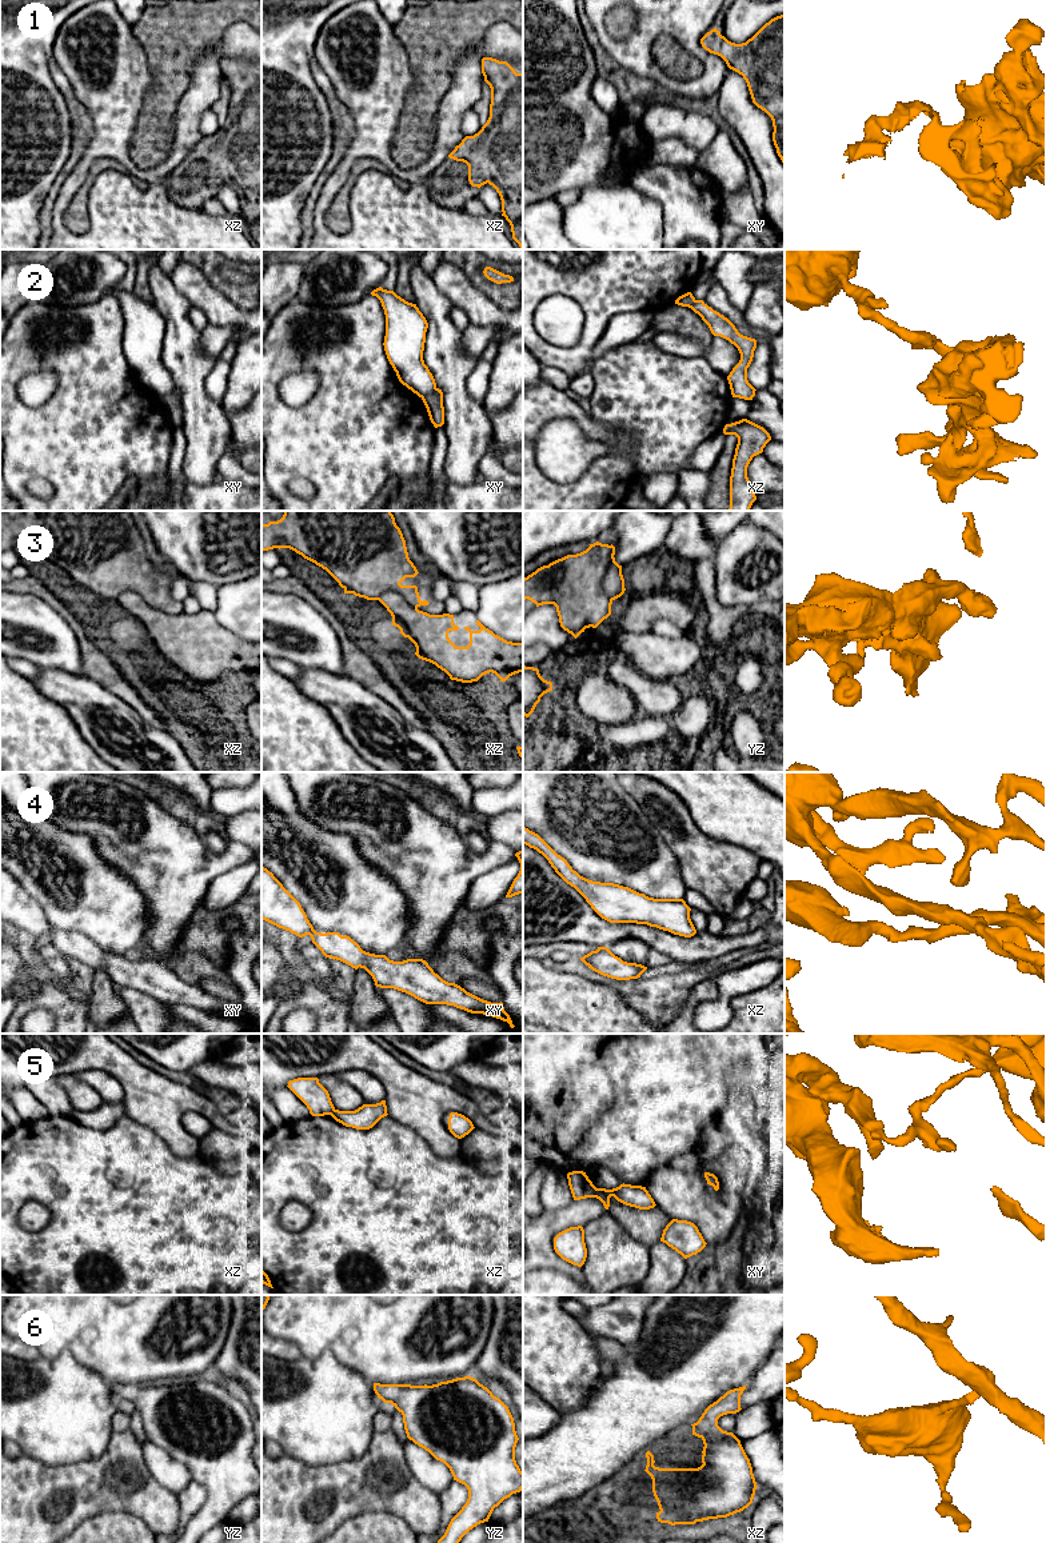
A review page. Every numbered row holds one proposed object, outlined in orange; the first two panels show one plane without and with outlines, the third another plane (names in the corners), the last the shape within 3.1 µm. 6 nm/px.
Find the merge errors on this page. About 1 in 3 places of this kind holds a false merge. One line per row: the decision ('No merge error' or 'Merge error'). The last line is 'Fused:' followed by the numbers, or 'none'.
1: No merge error
2: Merge error
3: No merge error
4: No merge error
5: Merge error
6: No merge error
Fused: 2, 5

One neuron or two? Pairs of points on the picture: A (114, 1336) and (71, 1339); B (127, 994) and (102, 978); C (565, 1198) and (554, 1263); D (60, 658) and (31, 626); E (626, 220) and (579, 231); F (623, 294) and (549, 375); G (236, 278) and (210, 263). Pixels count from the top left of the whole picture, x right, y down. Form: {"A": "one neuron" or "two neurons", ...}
{"A": "one neuron", "B": "two neurons", "C": "two neurons", "D": "one neuron", "E": "one neuron", "F": "two neurons", "G": "one neuron"}

